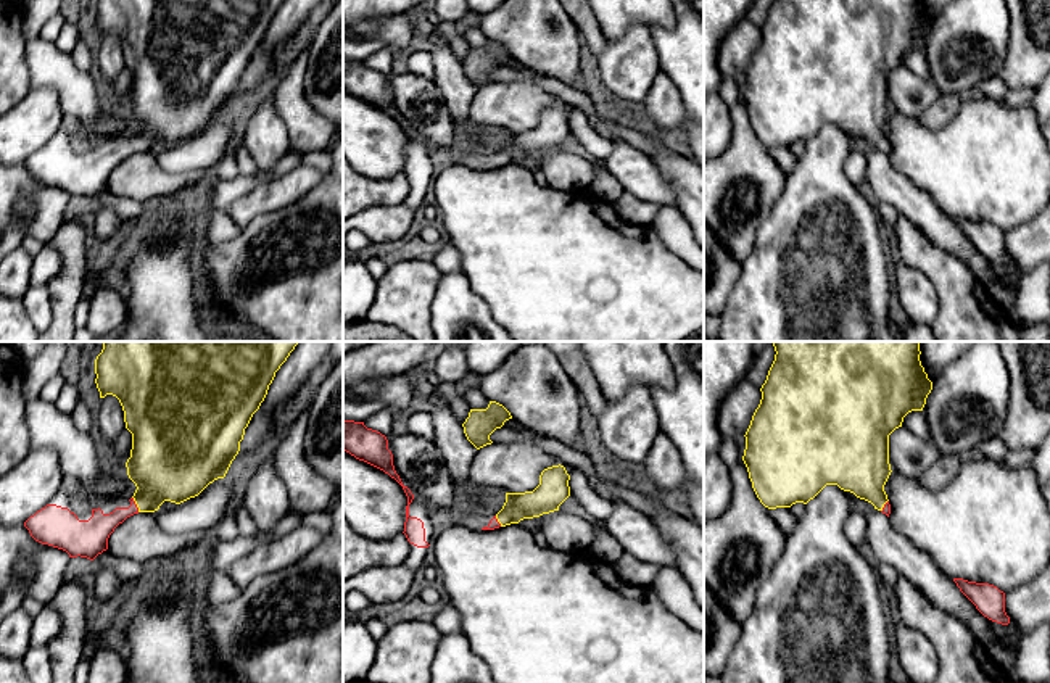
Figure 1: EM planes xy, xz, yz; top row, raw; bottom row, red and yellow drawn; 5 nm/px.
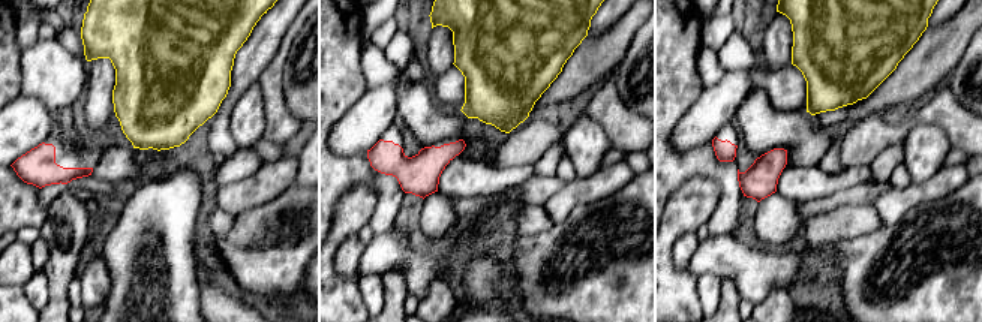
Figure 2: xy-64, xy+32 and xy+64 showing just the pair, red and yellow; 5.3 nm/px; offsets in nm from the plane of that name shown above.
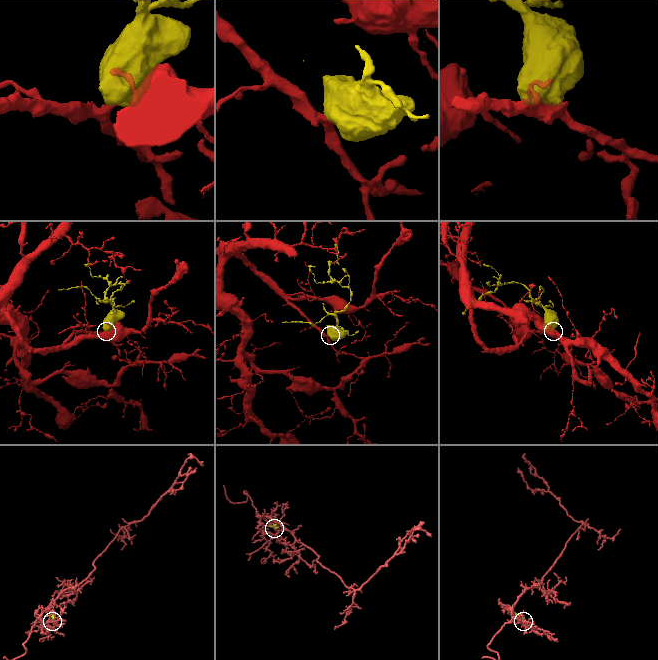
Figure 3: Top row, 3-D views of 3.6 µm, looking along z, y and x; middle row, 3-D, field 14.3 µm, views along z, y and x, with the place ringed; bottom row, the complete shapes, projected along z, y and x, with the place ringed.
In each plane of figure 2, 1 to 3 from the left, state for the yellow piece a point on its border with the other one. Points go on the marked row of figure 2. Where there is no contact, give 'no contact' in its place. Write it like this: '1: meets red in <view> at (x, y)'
1: no contact
2: no contact
3: no contact

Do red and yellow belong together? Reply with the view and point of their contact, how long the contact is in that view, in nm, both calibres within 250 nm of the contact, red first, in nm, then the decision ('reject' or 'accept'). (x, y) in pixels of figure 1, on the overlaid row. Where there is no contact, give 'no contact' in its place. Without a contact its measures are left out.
contact xy (136, 505); length 90 nm; calibres 140 and 360 nm; accept

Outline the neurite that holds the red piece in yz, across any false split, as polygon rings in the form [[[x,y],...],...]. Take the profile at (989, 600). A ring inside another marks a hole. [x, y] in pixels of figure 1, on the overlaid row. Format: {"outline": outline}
{"outline": [[[953,578],[953,582],[984,617],[1002,625],[1010,623],[1005,612],[1005,593],[997,586],[963,578]]]}

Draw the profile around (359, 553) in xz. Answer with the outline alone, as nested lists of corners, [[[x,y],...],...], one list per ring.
[[[343,515],[343,582],[366,569],[403,565],[407,556],[404,533],[375,541],[354,532]]]

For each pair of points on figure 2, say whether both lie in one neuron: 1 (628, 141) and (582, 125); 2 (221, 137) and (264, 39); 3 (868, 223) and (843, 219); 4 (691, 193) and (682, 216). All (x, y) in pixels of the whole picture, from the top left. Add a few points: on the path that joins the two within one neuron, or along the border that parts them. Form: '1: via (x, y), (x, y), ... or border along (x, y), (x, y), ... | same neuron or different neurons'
1: border along (583, 111), (601, 126), (612, 146) | different neurons
2: via (224, 113), (249, 63) | same neuron
3: via (862, 220), (849, 220) | same neuron
4: via (691, 199), (685, 210) | same neuron

